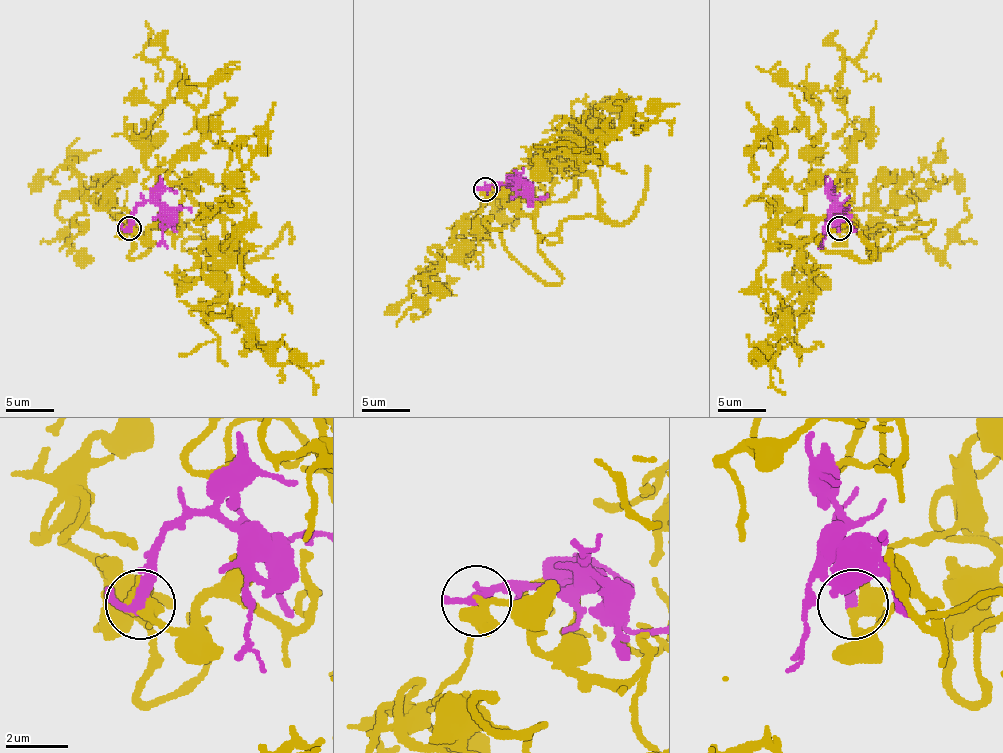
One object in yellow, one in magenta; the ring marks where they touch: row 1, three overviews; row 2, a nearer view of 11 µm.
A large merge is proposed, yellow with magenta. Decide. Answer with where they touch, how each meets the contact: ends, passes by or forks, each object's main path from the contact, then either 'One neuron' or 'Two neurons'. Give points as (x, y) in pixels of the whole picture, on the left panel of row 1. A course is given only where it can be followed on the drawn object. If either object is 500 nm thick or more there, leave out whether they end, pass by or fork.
Place: (129, 228). At the ring yellow forks. At the ring magenta passes by. Course of yellow: (129, 229), (186, 224), (186, 251), (205, 229), (150, 227), (136, 258), (86, 200), (76, 251), (59, 198). Course of magenta: (129, 229), (131, 212), (153, 200), (160, 208), (162, 239), (167, 248). One neuron

